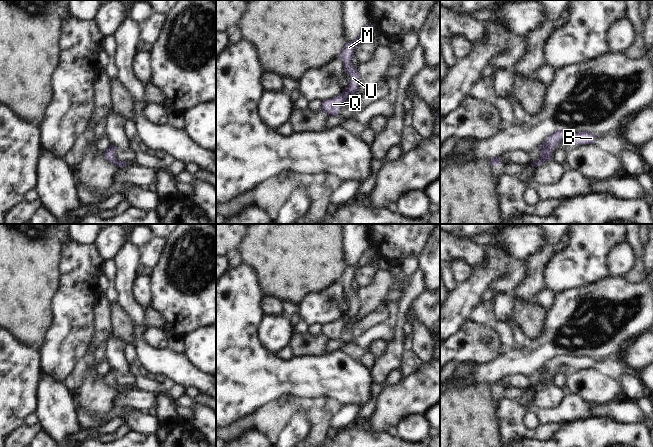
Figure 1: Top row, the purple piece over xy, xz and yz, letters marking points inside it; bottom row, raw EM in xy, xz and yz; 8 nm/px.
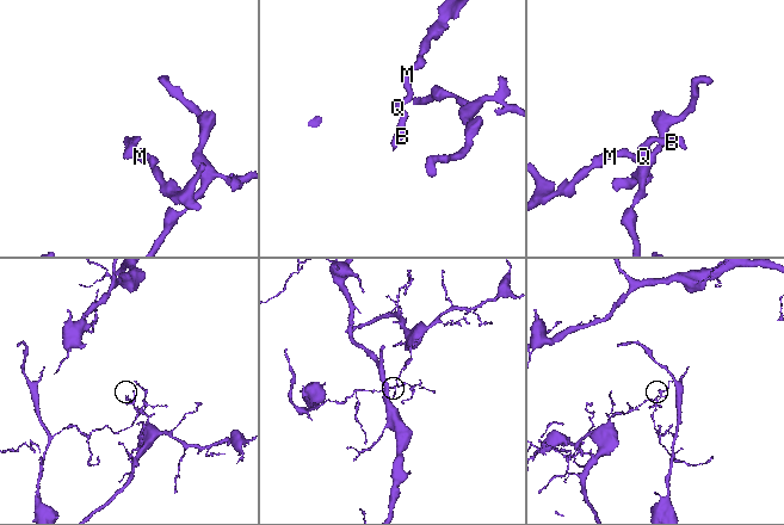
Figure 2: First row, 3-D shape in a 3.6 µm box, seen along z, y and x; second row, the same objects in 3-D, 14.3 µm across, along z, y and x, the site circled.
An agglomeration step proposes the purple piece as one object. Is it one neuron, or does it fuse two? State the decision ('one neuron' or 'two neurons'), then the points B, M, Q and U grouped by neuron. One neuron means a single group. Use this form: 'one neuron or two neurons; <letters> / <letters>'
one neuron; B M Q U

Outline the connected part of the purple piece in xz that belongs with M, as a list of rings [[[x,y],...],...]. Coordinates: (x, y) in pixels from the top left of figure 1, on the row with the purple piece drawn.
[[[370,22],[367,29],[361,31],[357,39],[353,42],[347,42],[341,51],[341,59],[343,61],[343,69],[349,76],[348,86],[343,89],[341,95],[326,99],[321,103],[321,110],[328,115],[337,116],[338,112],[347,98],[355,96],[359,91],[359,73],[351,64],[353,59],[353,50],[361,42],[368,41],[373,24]]]

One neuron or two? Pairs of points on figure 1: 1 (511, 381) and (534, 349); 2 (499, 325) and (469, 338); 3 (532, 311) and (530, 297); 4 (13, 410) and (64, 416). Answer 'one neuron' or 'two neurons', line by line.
1: two neurons
2: two neurons
3: two neurons
4: two neurons

